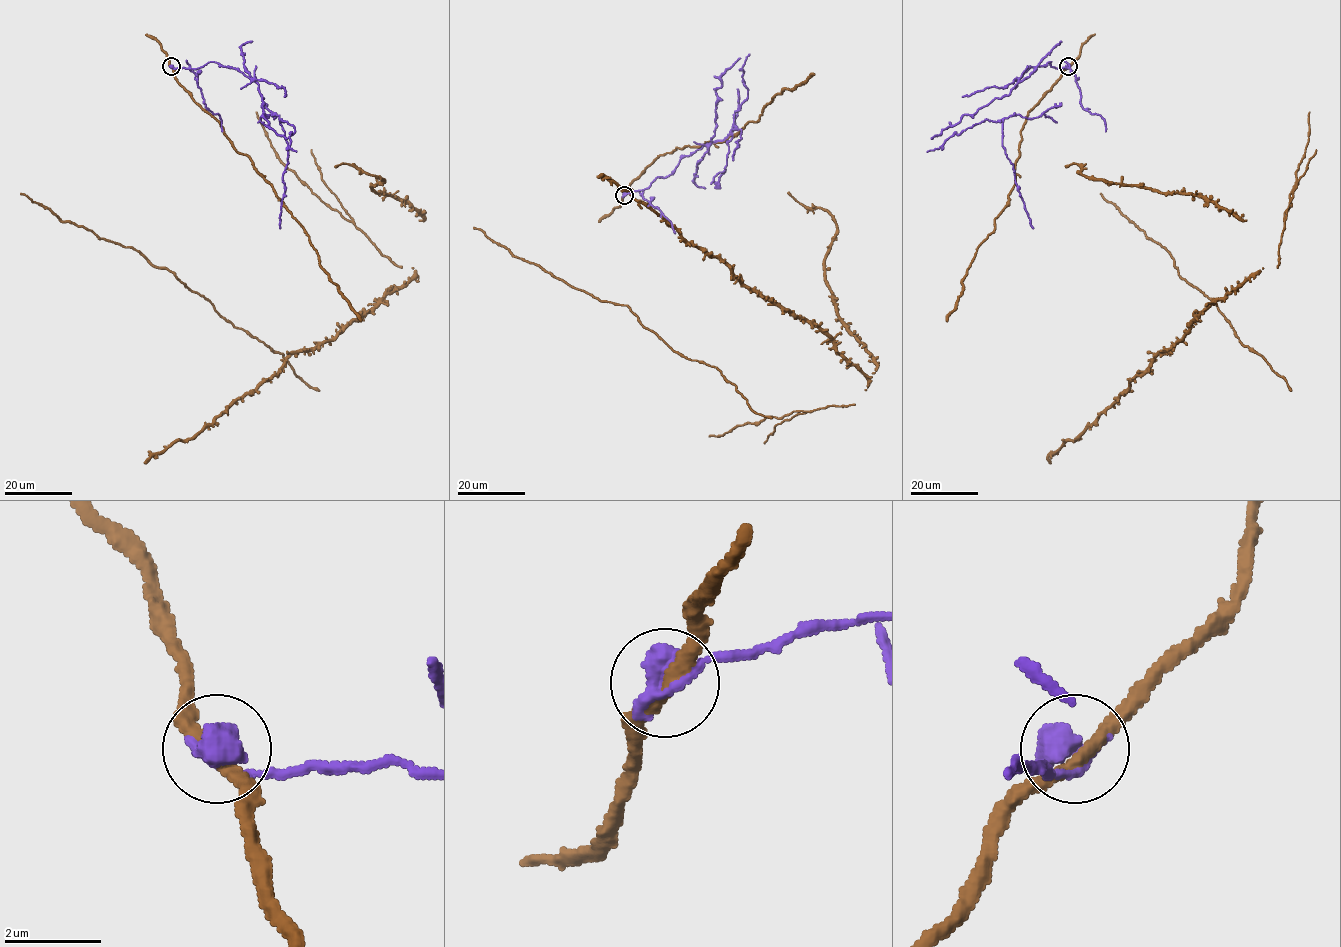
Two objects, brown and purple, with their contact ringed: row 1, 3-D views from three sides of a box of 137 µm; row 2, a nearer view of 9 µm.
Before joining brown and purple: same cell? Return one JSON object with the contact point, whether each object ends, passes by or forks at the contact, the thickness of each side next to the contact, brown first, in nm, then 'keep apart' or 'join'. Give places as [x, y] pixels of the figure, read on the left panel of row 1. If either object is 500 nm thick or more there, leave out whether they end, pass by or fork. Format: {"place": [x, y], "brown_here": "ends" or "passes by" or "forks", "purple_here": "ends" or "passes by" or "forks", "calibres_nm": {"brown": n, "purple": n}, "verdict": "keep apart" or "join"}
{"place": [171, 66], "calibres_nm": {"brown": 300, "purple": 650}, "verdict": "keep apart"}

